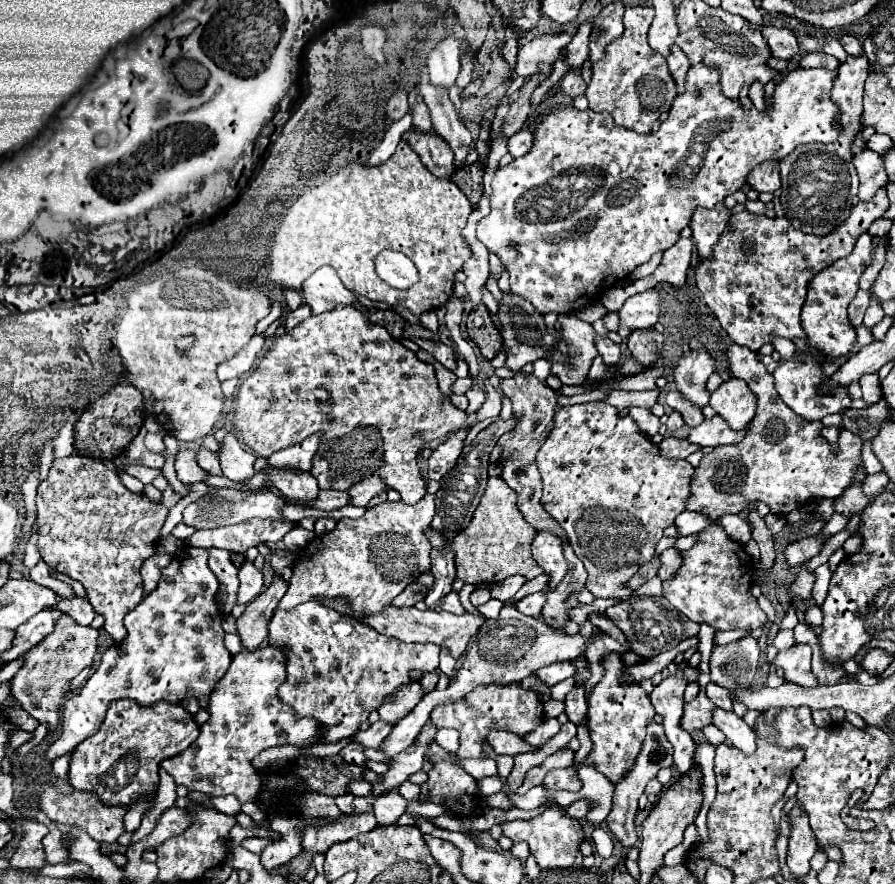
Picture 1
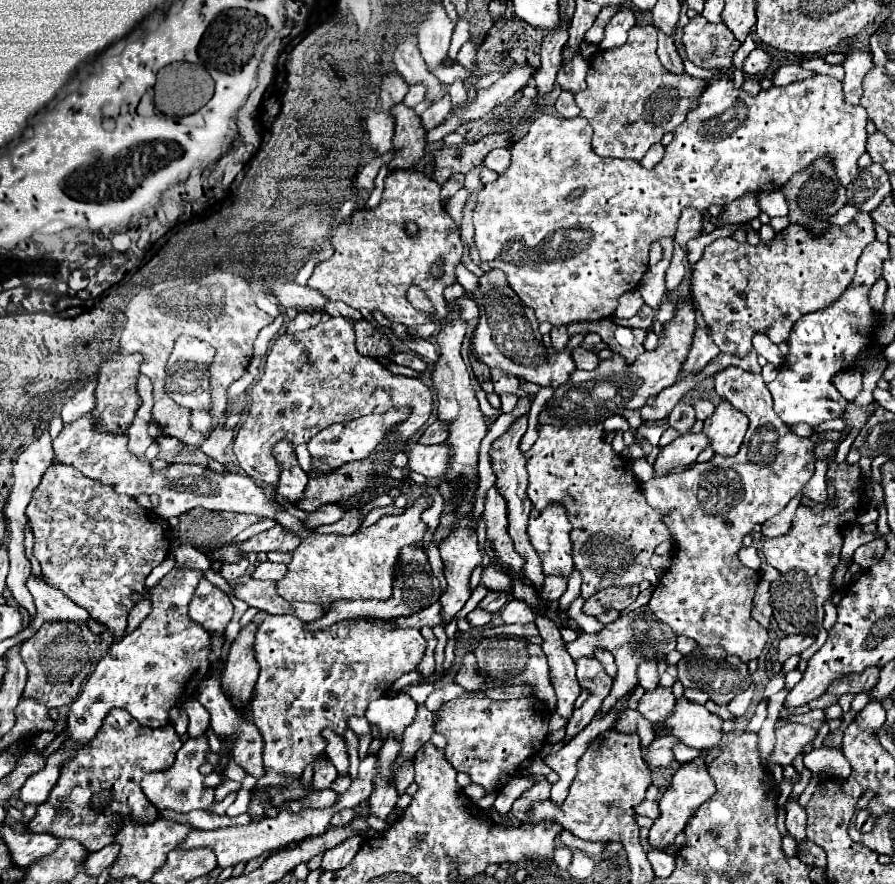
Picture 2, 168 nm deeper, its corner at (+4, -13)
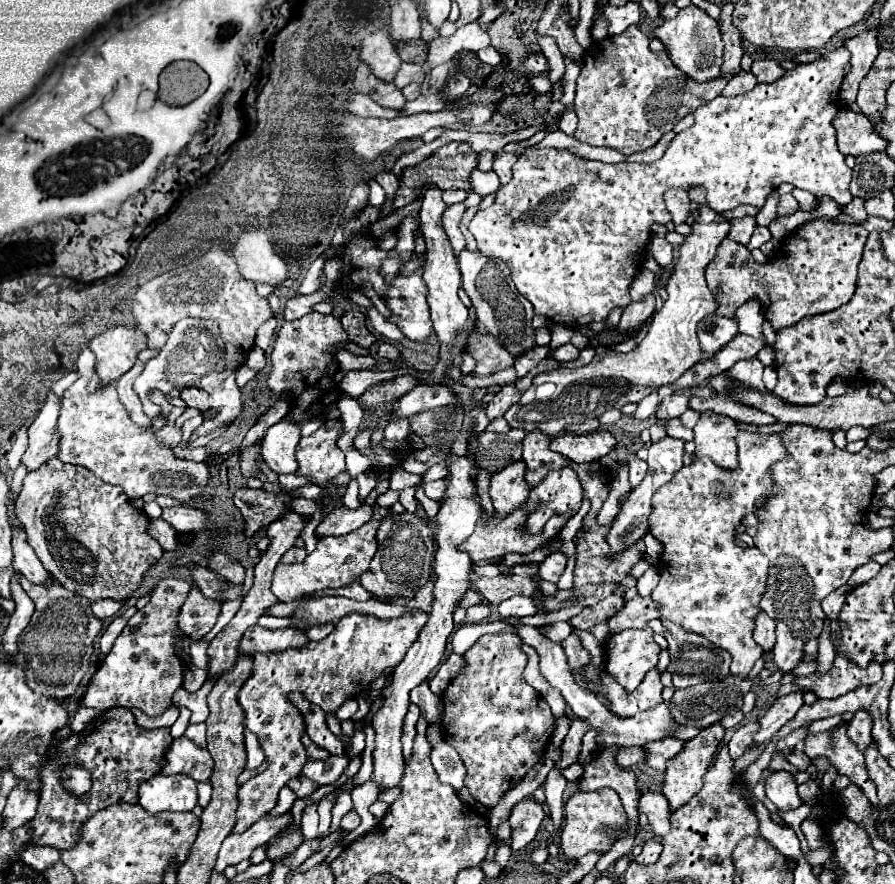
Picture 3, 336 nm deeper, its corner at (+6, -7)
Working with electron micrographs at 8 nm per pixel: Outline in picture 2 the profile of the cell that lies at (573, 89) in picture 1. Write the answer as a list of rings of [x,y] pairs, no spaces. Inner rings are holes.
[[[576,53],[568,63],[560,65],[556,83],[566,91],[576,93],[586,89],[586,73],[588,73],[588,63],[580,53]]]

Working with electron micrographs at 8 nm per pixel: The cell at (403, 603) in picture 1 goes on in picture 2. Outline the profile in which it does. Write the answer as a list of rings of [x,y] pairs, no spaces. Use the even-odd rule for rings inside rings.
[[[412,545],[402,549],[402,557],[398,561],[398,573],[394,577],[394,595],[386,601],[334,601],[330,611],[320,617],[318,621],[306,623],[308,629],[326,629],[332,623],[338,623],[342,619],[368,619],[368,617],[378,617],[378,619],[390,619],[390,617],[406,617],[412,613],[418,613],[420,609],[430,607],[432,603],[438,601],[442,595],[442,587],[438,579],[432,575],[432,569],[428,565],[428,557],[420,545]]]

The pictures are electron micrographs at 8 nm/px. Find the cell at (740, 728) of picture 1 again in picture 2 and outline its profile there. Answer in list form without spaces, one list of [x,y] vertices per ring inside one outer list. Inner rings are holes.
[[[686,697],[678,699],[674,713],[662,723],[652,723],[654,735],[672,735],[680,743],[694,749],[710,749],[722,741],[722,717],[712,715],[704,705],[690,703]]]

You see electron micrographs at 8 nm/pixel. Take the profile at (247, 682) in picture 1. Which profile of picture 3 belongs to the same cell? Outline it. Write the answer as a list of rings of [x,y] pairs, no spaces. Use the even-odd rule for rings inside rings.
[[[162,775],[140,783],[140,805],[146,811],[192,811],[198,803],[196,781],[188,775]]]

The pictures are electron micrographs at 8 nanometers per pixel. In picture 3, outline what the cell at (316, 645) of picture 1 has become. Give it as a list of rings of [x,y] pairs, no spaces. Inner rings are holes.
[[[412,611],[412,615],[392,621],[376,619],[372,615],[346,615],[322,641],[308,641],[304,647],[278,653],[254,653],[254,669],[240,689],[238,701],[246,711],[244,725],[260,739],[268,767],[238,789],[240,805],[232,829],[234,833],[244,833],[260,817],[272,811],[280,789],[286,787],[290,779],[298,777],[306,763],[306,749],[302,745],[302,737],[306,735],[304,715],[288,695],[298,691],[308,703],[324,709],[324,713],[336,713],[344,701],[360,695],[362,689],[368,689],[372,679],[378,679],[386,669],[400,663],[404,651],[408,651],[426,619],[428,615],[420,611]]]

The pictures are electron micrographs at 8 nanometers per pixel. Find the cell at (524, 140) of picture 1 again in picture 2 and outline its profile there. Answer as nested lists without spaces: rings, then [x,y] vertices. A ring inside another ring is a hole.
[[[494,149],[486,159],[484,159],[484,167],[496,171],[496,173],[504,173],[510,165],[510,151],[508,149]]]

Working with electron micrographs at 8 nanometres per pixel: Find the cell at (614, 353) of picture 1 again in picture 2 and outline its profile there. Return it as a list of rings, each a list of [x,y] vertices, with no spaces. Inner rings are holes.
[[[578,347],[578,349],[572,349],[572,361],[574,361],[576,369],[590,371],[590,369],[596,369],[600,359],[598,359],[598,355],[594,351],[586,351],[586,349]]]

